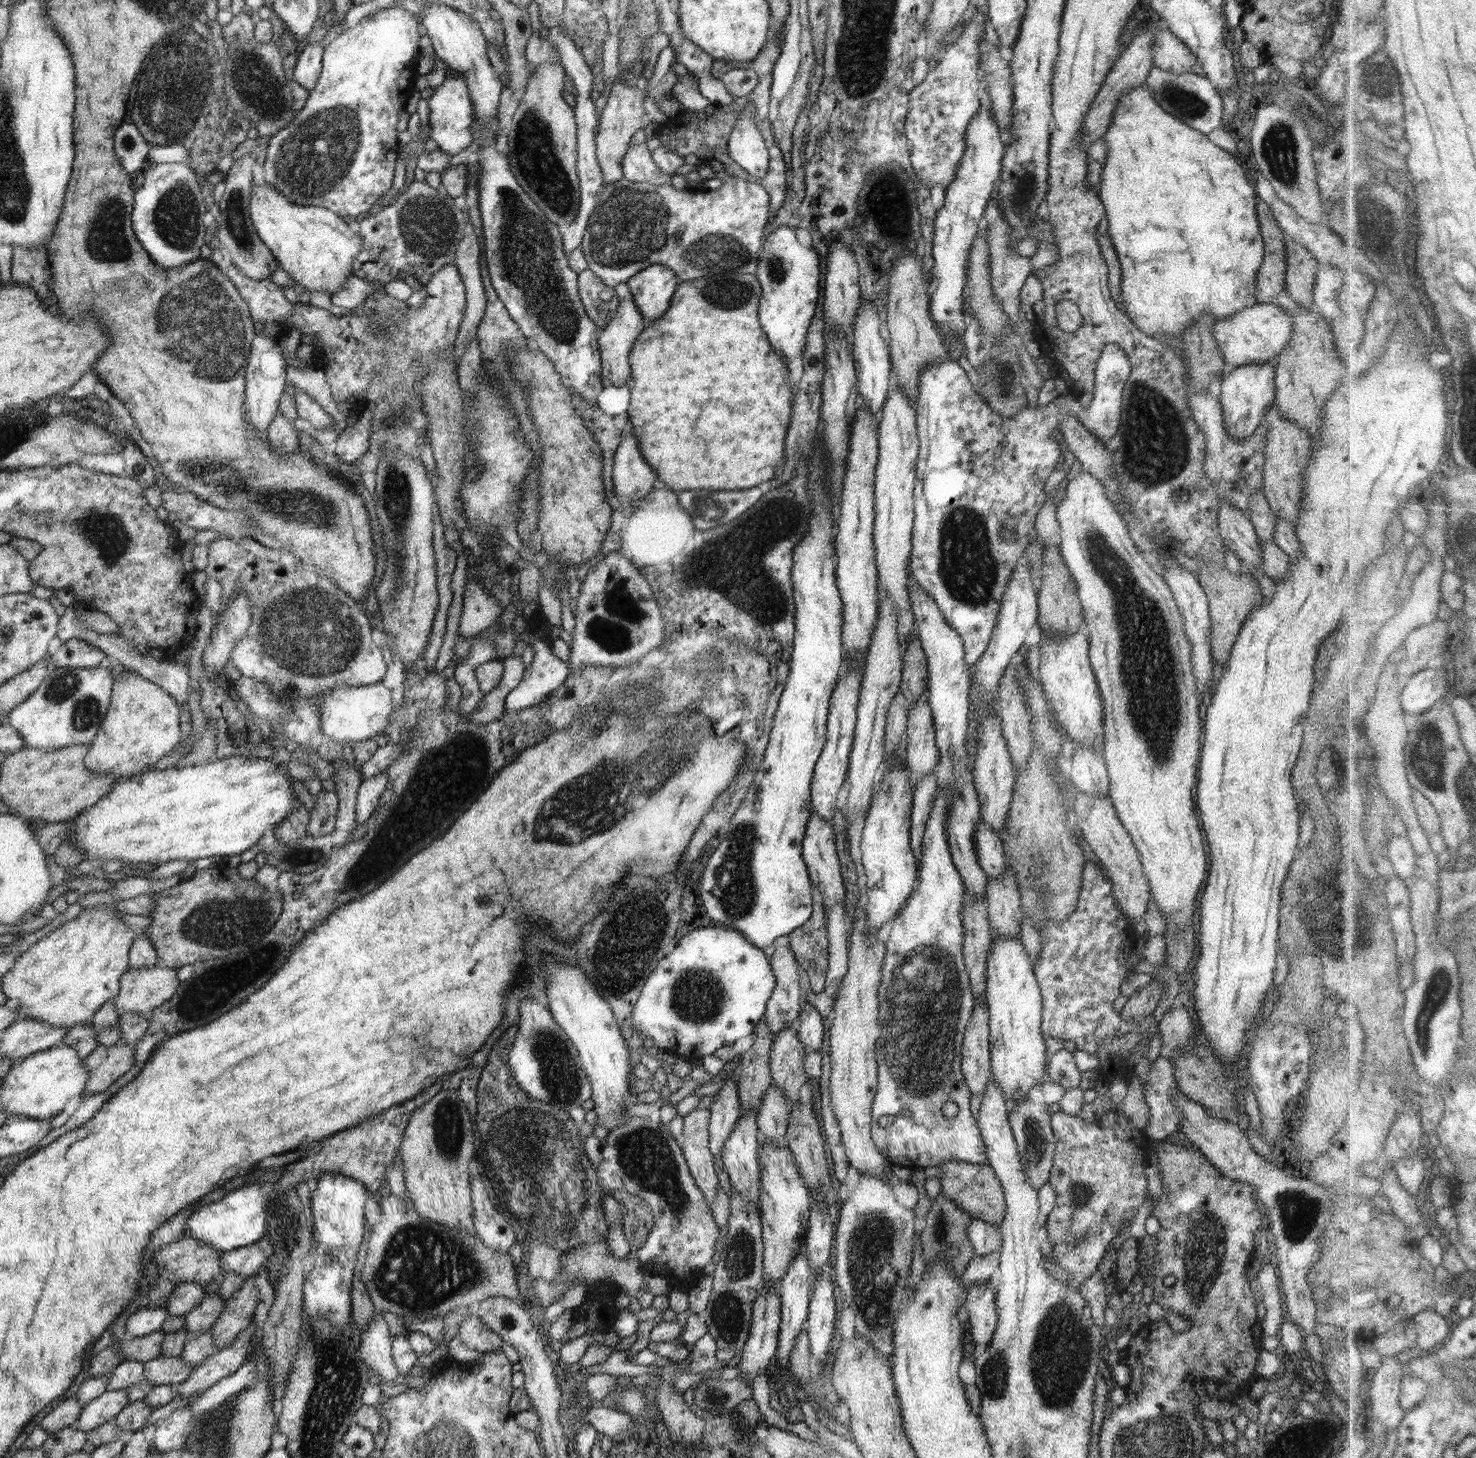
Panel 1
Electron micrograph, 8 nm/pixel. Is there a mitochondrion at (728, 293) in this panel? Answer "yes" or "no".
yes

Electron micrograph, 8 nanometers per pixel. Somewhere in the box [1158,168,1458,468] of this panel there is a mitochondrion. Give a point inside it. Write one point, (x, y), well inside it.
(1371, 229)

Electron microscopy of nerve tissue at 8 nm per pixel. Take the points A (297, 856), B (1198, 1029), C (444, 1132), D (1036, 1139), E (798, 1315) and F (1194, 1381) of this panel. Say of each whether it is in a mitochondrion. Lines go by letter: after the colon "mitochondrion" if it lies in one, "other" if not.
A: mitochondrion
B: other
C: mitochondrion
D: mitochondrion
E: other
F: other

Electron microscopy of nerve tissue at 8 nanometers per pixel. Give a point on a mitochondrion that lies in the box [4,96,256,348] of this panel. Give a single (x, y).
(175, 217)

